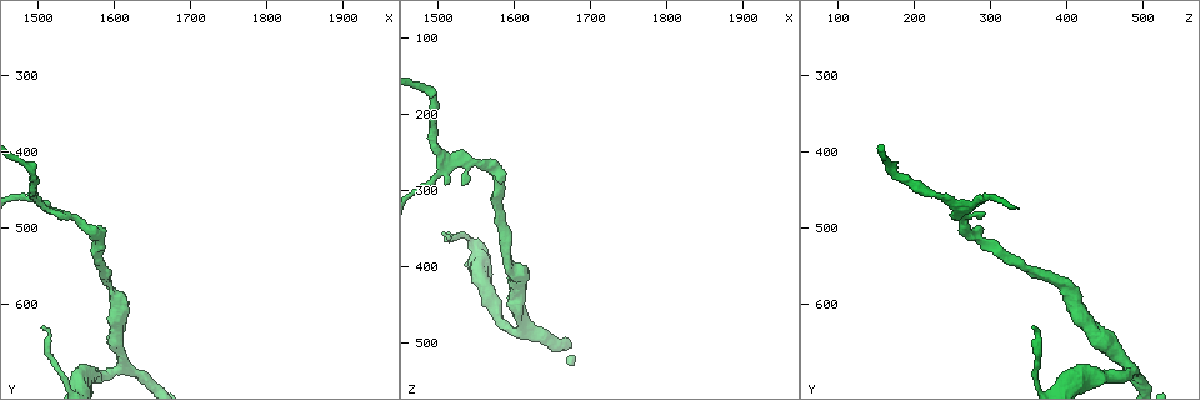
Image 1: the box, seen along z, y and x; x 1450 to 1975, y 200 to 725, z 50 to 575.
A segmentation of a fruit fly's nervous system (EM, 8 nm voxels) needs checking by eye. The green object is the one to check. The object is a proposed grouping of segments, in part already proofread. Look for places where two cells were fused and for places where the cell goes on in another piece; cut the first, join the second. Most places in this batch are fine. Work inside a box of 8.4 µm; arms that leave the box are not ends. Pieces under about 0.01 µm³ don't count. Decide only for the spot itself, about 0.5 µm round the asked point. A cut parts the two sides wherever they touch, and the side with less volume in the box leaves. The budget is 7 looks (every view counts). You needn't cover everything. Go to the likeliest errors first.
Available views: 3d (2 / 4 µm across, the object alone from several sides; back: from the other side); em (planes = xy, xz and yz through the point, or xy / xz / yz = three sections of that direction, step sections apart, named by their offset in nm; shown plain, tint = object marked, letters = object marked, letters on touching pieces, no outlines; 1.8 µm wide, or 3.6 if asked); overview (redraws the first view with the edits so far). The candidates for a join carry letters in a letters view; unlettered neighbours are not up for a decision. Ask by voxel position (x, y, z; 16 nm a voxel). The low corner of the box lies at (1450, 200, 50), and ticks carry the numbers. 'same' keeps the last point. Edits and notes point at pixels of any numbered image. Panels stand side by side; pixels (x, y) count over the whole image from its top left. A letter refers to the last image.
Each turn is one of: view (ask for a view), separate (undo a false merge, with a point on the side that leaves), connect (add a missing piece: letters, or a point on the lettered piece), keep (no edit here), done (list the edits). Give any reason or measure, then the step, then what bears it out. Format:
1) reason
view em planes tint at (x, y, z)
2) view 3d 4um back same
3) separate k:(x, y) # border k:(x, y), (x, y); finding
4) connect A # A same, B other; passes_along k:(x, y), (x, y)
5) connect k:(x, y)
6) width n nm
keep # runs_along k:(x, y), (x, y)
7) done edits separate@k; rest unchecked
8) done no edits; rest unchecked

sharp bend
view em 3.6um planes letters at (1605, 680, 485)

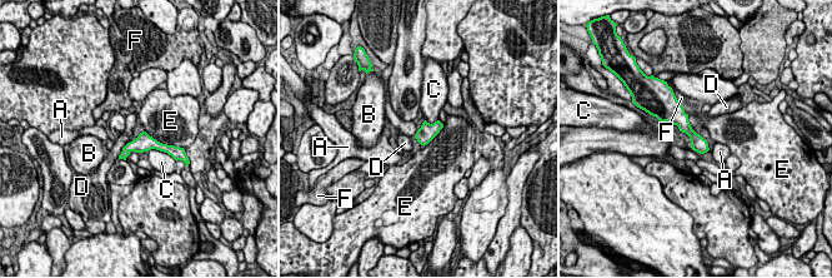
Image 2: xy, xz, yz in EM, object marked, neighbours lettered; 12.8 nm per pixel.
width 200 nm
keep # A other, B other, C other, D other, E other, F other; runs_along 2:(173, 149), (133, 145), (124, 154); continuous, no second cell

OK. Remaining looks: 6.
a fork
view em planes letters at (1530, 485, 260)

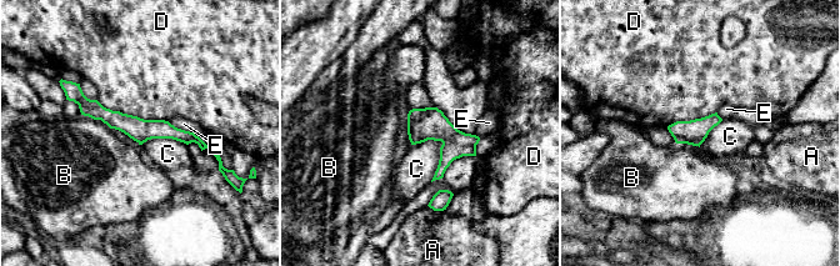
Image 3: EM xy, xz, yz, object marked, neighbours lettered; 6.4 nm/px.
keep # A other, B other, C other, D other, E other; runs_along 3:(76, 98), (136, 129), (195, 139); all the same cell

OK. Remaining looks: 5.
an open end
view 3d 2um back at (1510, 630, 355)

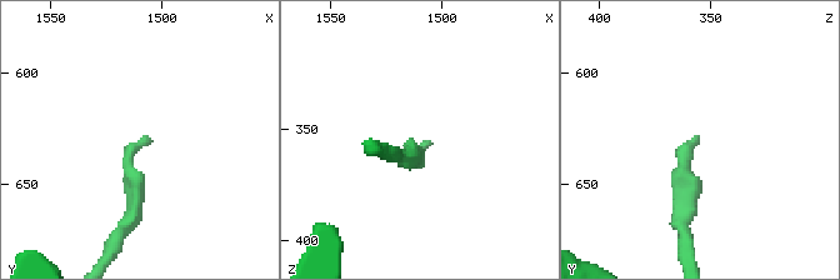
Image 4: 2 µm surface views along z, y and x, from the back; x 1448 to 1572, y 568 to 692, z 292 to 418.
now the EM
view em 3.6um xy step 4 letters at (1505, 631, 358)

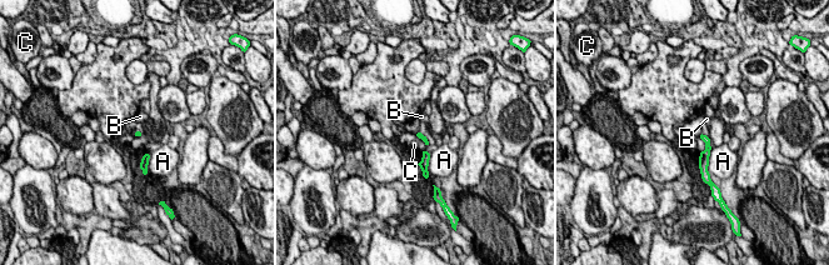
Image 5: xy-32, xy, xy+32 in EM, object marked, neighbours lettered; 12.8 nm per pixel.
view em 3.6um planes letters same

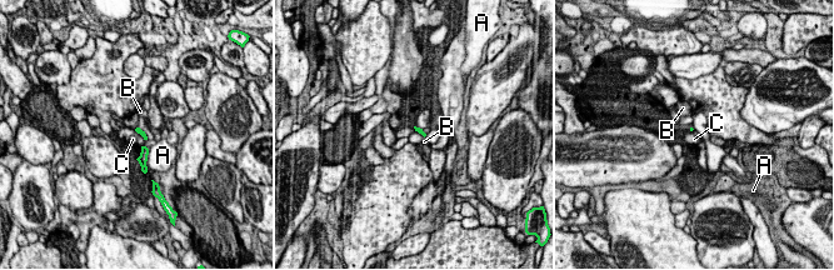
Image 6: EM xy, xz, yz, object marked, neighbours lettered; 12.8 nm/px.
keep # A other, B other, C other; none of them fits

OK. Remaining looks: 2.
done no edits; rest unchecked

